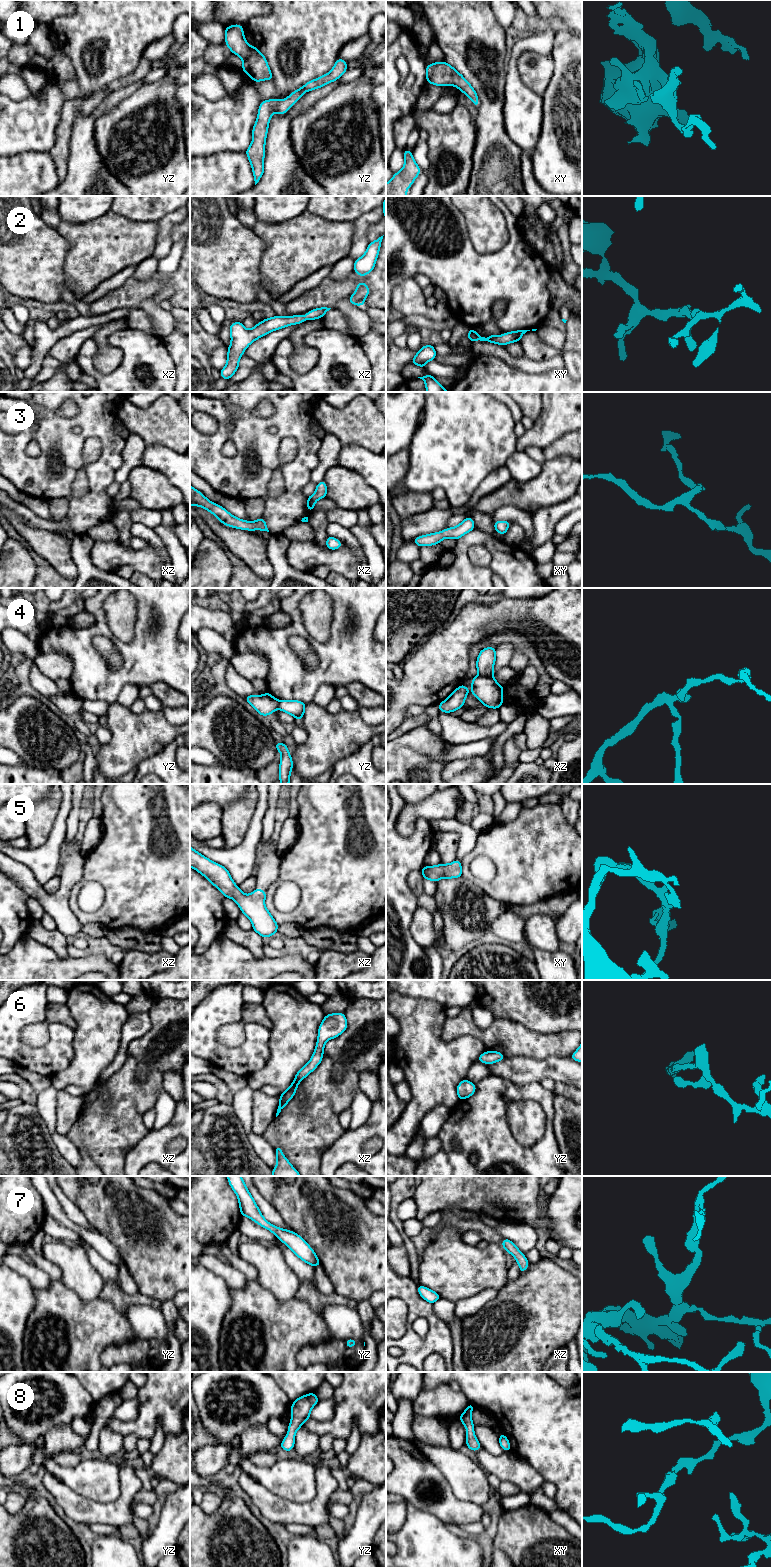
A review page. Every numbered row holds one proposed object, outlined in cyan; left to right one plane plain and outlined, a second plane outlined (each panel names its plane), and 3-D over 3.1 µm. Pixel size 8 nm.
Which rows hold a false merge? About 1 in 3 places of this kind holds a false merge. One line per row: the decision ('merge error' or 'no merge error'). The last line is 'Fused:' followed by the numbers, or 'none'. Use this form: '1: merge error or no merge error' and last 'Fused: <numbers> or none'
1: no merge error
2: no merge error
3: no merge error
4: merge error
5: no merge error
6: no merge error
7: no merge error
8: no merge error
Fused: 4

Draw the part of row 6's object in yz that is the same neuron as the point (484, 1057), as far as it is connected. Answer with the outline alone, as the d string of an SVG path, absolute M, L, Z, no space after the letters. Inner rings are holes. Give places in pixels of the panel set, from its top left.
M486 1051L479 1056L478 1062L485 1063L485 1064L493 1064L503 1060L505 1057L506 1056L503 1055L501 1052Z

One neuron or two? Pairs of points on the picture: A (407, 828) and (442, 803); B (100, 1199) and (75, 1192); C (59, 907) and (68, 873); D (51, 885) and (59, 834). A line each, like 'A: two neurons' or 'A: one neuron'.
A: one neuron
B: one neuron
C: one neuron
D: two neurons

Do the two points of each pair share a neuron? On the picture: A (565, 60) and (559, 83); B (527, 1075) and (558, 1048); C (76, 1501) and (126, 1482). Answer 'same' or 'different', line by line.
A: same
B: different
C: same

